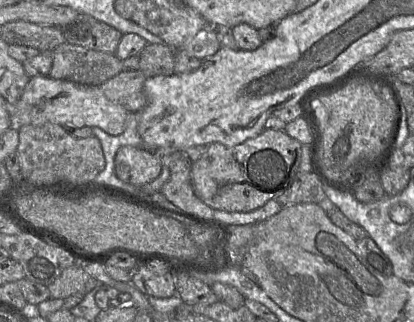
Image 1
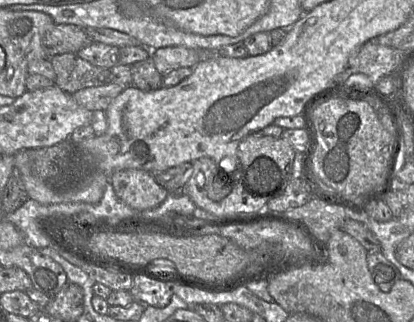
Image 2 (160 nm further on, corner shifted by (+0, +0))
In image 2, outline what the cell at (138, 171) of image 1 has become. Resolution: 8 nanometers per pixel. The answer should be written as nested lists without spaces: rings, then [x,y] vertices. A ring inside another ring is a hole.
[[[140,169],[115,172],[110,180],[116,196],[137,211],[151,210],[161,205],[168,192],[155,179],[155,175]]]

